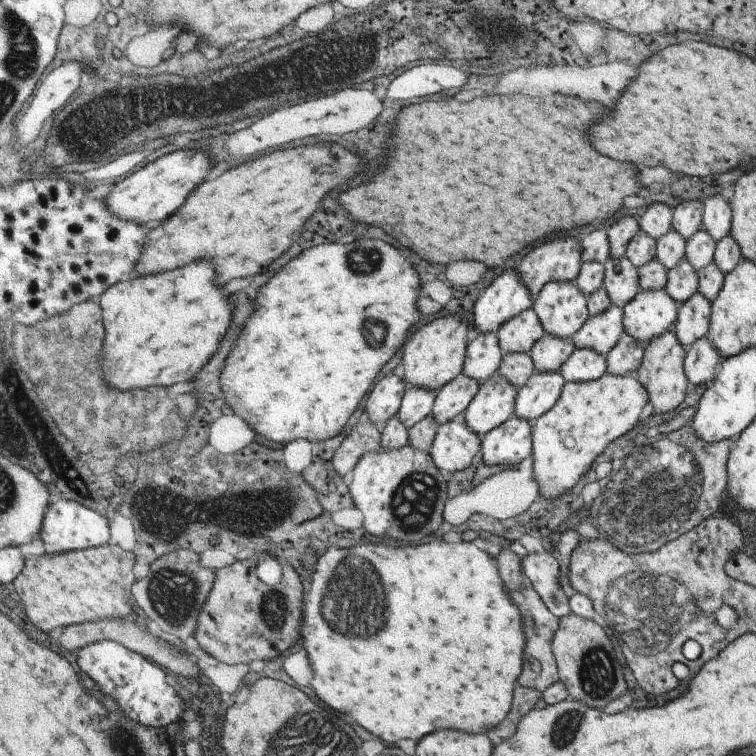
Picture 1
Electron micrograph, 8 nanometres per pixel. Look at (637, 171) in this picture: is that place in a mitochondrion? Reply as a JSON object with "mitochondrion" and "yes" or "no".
{"mitochondrion":"no"}

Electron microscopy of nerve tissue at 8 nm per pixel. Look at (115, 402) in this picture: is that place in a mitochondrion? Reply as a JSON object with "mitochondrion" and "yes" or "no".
{"mitochondrion":"yes"}

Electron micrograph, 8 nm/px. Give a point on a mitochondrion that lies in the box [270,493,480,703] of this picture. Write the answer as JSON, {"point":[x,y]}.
{"point":[354,589]}

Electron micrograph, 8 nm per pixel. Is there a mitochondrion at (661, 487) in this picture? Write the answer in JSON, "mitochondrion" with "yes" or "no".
{"mitochondrion":"yes"}

